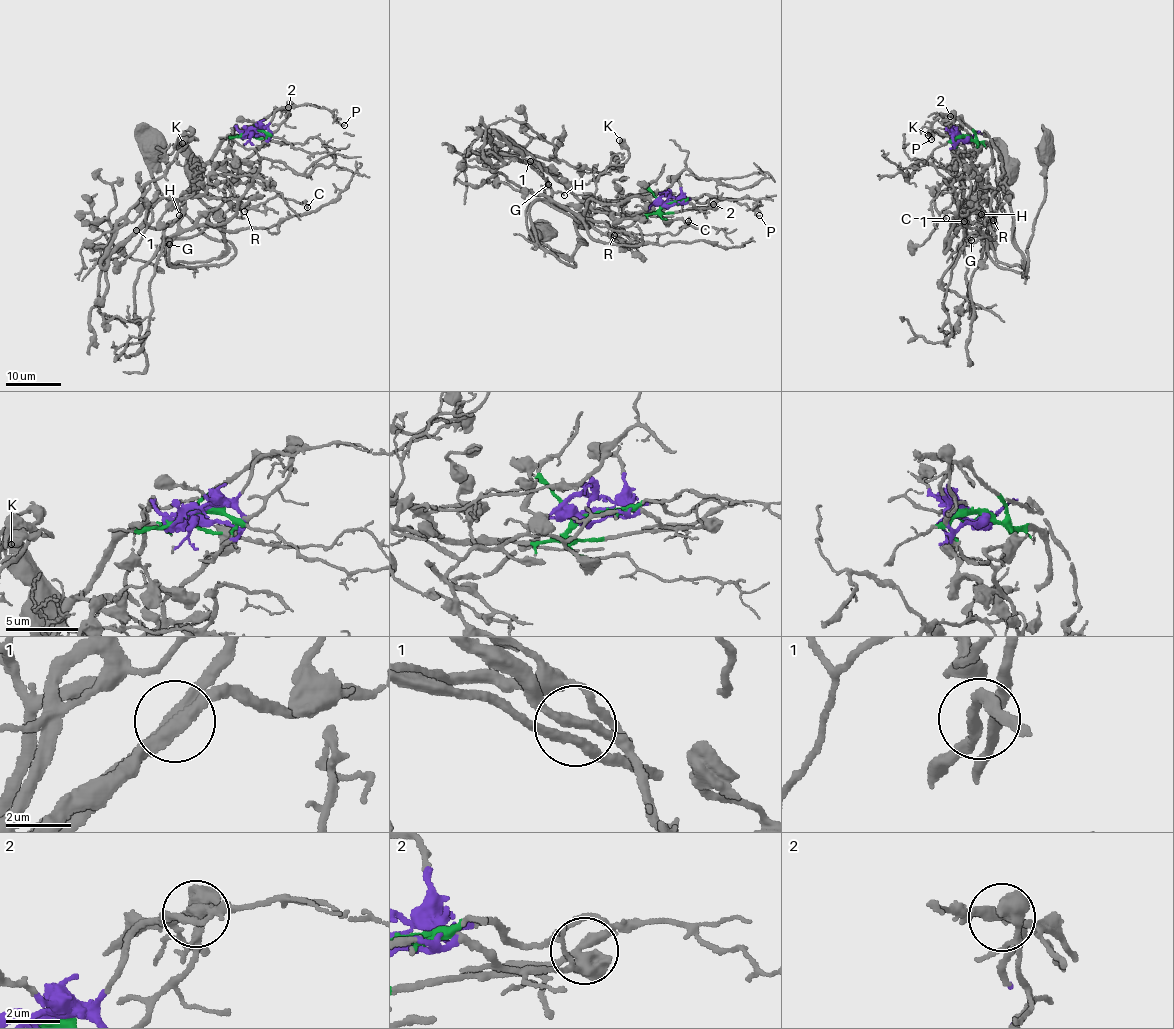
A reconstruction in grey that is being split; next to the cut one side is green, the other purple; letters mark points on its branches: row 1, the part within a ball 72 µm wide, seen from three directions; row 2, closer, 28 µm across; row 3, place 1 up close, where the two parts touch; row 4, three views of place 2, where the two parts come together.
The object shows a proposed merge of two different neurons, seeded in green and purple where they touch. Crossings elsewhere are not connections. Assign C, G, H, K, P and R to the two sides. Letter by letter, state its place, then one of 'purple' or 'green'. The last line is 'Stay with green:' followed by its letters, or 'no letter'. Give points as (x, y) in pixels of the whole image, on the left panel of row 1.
C: place (307, 207); purple
G: place (169, 244); green
H: place (179, 215); green
K: place (182, 143); green
P: place (344, 125); green
R: place (244, 211); purple
Stay with green: G, H, K, P

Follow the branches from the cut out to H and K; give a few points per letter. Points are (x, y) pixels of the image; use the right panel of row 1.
H: (965, 137), (988, 142), (991, 149), (982, 179), (997, 198), (996, 213), (983, 223), (981, 214)
K: (965, 137), (991, 149), (982, 178), (996, 213), (965, 218), (950, 237), (964, 148), (928, 134)

